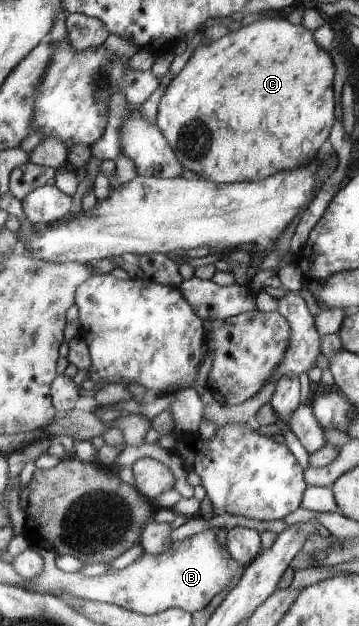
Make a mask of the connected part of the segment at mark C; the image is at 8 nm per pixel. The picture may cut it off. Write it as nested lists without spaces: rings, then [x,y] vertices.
[[[265,17],[252,22],[248,26],[242,26],[237,31],[226,34],[216,42],[212,42],[210,46],[199,46],[186,63],[186,66],[180,71],[180,74],[174,77],[170,86],[166,88],[162,100],[160,100],[158,116],[156,116],[157,128],[168,140],[168,144],[174,150],[182,167],[195,172],[199,178],[214,183],[231,184],[248,180],[260,180],[260,178],[266,178],[266,176],[271,176],[280,170],[294,170],[298,166],[304,166],[304,164],[308,164],[310,160],[316,158],[320,146],[326,142],[326,138],[330,134],[330,128],[336,122],[334,120],[336,118],[334,116],[336,104],[334,104],[334,90],[332,90],[336,72],[334,72],[334,62],[332,62],[330,52],[316,42],[315,32],[306,28],[306,26],[290,24],[288,20],[280,17]]]

